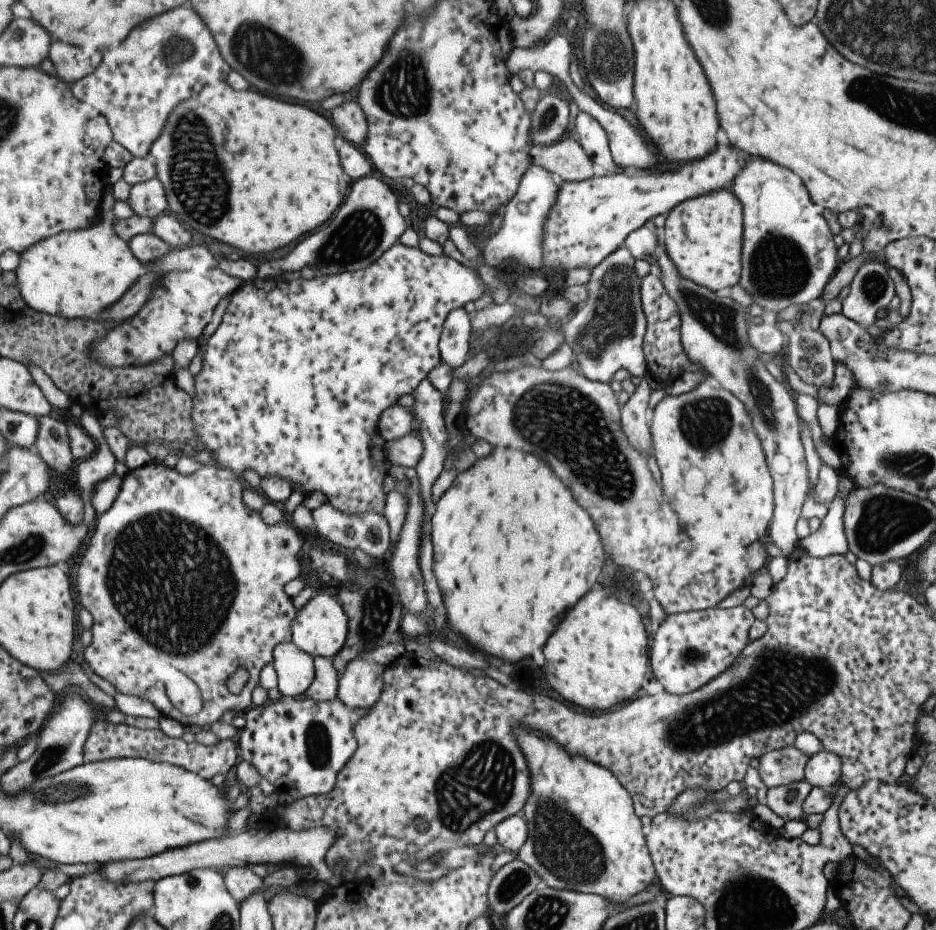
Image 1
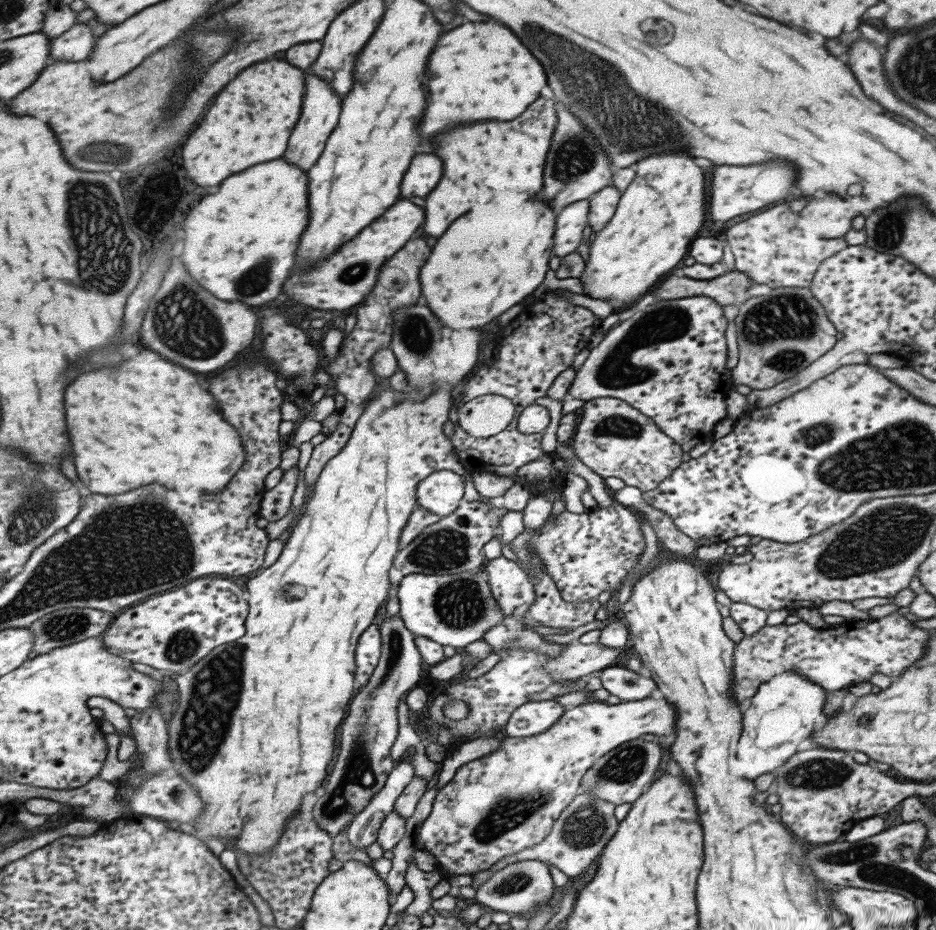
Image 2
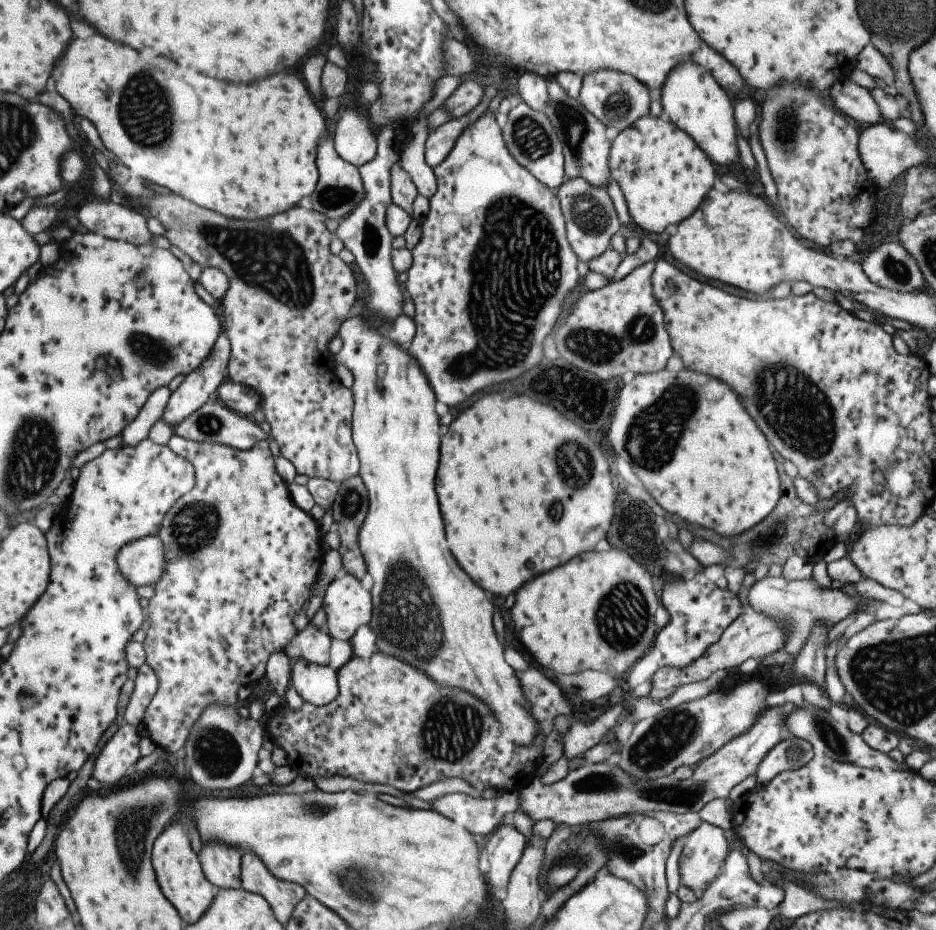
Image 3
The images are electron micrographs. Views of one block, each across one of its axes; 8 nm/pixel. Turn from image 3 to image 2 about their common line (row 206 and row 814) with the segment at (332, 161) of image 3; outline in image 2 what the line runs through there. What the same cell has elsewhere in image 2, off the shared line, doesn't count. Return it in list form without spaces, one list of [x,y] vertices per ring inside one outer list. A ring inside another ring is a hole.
[[[385,616],[379,626],[380,657],[367,682],[355,688],[347,703],[337,734],[339,748],[335,762],[323,784],[324,794],[320,796],[311,811],[313,822],[326,830],[332,838],[359,814],[368,800],[383,788],[387,776],[393,769],[389,756],[397,734],[397,702],[399,698],[419,685],[425,678],[421,655],[412,635],[399,616]]]

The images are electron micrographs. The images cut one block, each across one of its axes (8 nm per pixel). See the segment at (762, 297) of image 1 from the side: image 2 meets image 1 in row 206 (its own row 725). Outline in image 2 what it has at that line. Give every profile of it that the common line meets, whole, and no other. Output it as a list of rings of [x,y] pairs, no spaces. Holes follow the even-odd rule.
[[[795,671],[779,672],[769,682],[763,682],[757,690],[757,694],[751,698],[749,707],[742,713],[740,737],[735,744],[735,773],[739,778],[754,780],[765,773],[773,773],[778,766],[797,753],[797,746],[807,740],[811,730],[823,722],[823,702],[825,692],[818,684],[807,680],[803,675]]]

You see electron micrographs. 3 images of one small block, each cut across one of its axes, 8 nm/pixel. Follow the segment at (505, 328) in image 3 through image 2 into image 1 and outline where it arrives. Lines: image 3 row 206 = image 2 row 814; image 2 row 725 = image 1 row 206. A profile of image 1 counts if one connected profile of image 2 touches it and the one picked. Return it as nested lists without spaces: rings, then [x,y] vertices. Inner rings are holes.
[[[716,144],[715,150],[707,156],[680,164],[679,168],[663,174],[625,176],[617,172],[611,176],[591,176],[579,182],[558,179],[555,204],[543,224],[539,276],[548,283],[545,292],[553,297],[563,295],[563,279],[567,271],[573,268],[591,270],[653,216],[667,214],[675,205],[690,198],[725,188],[730,190],[733,178],[745,166],[745,158],[731,147],[731,144]]]

